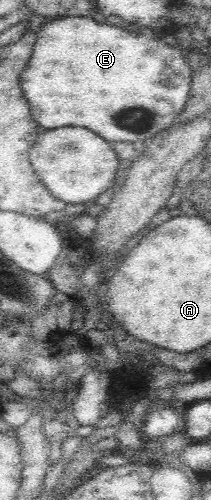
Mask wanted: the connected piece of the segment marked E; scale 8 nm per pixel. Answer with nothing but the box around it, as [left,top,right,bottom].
[20,16,193,144]

